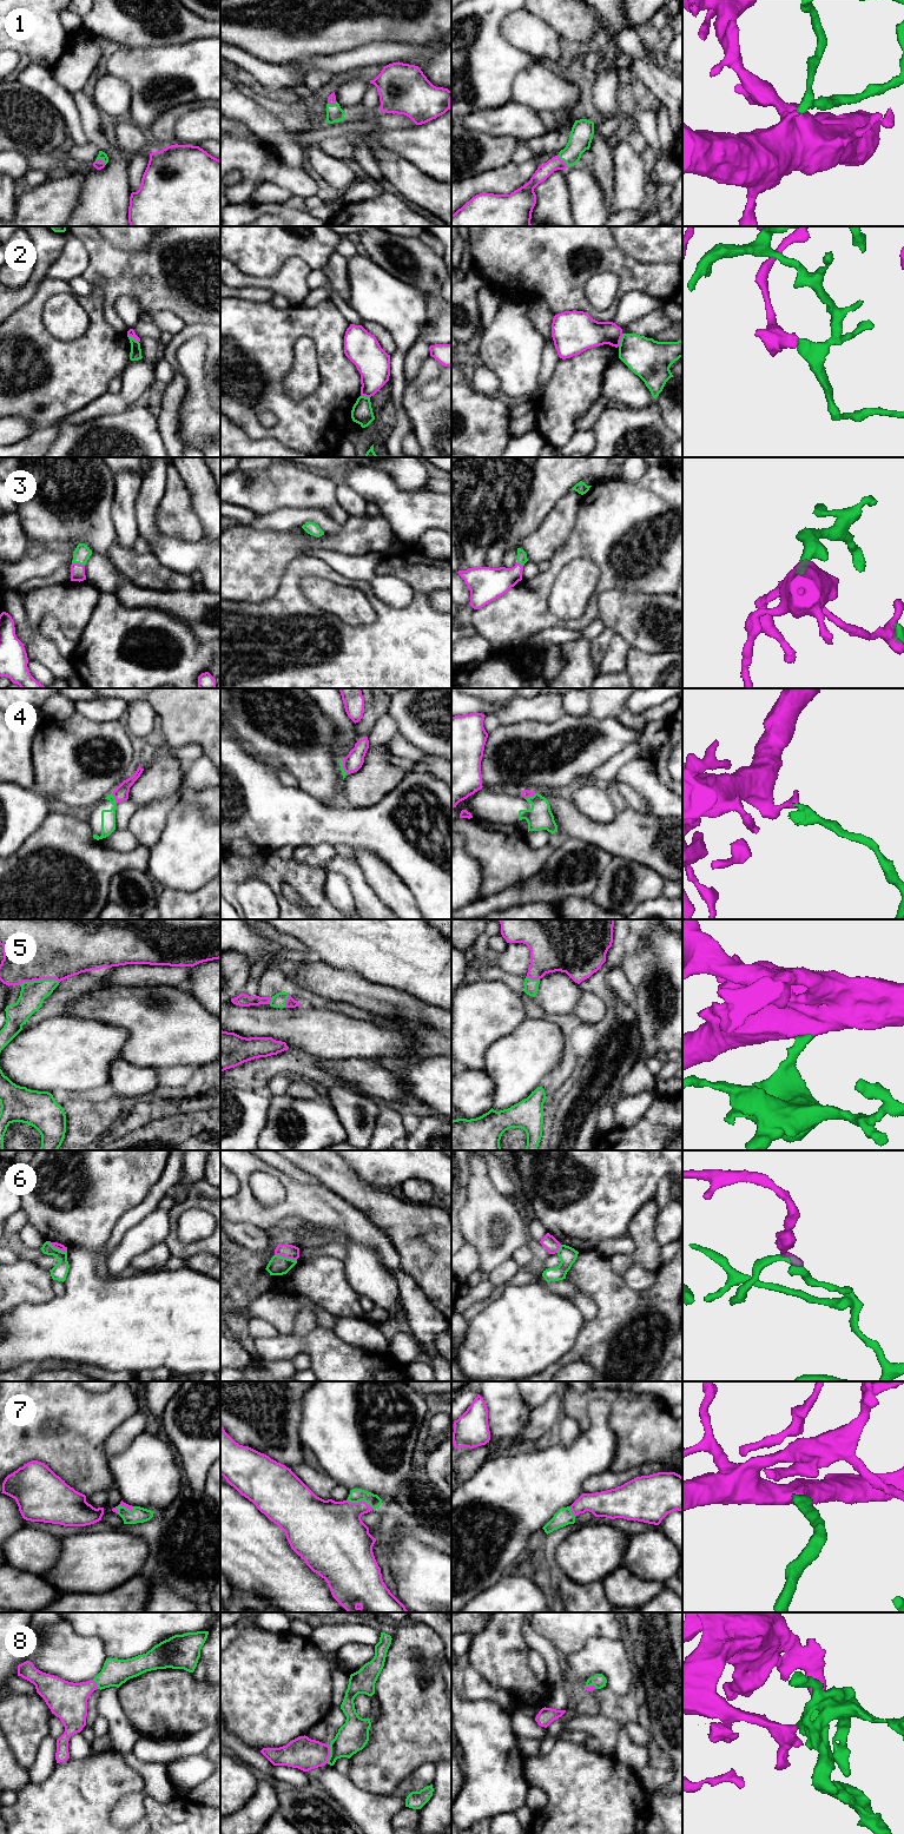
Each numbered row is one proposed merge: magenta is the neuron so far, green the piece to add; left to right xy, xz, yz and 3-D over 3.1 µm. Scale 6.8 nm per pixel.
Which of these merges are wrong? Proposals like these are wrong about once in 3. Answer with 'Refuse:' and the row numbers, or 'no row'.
Refuse: 2, 4, 6

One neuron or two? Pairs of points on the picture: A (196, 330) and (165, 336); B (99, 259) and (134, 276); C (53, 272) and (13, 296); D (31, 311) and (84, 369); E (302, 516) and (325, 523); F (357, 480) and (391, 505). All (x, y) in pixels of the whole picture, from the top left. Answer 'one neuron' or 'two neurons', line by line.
A: two neurons
B: one neuron
C: two neurons
D: one neuron
E: one neuron
F: one neuron

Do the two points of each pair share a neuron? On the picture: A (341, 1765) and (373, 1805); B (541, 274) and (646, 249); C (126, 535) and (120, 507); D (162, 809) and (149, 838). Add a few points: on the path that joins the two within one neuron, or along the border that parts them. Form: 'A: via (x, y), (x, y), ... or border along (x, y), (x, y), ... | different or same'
A: border along (332, 1768), (347, 1774) | different
B: border along (613, 238), (615, 244), (628, 256), (652, 264) | different
C: via (126, 528), (123, 514) | same
D: via (154, 816), (149, 822), (149, 831) | same

